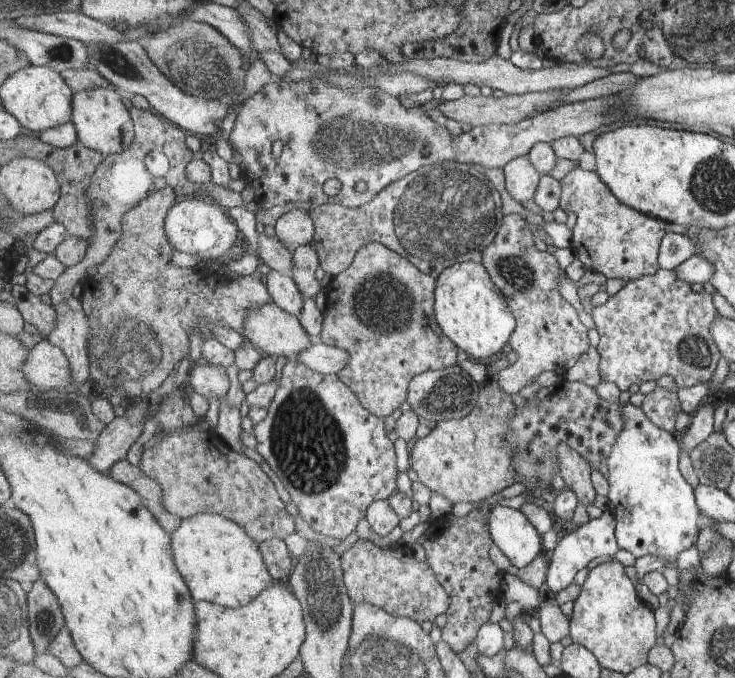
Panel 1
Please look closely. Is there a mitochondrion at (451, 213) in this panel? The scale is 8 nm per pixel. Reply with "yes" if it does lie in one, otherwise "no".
yes

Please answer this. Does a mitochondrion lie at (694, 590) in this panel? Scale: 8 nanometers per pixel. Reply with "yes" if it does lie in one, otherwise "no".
no

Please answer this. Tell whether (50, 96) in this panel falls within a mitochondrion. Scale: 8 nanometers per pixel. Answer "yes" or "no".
no

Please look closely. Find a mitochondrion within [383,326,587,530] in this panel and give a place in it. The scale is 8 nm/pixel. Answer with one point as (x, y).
(449, 392)

